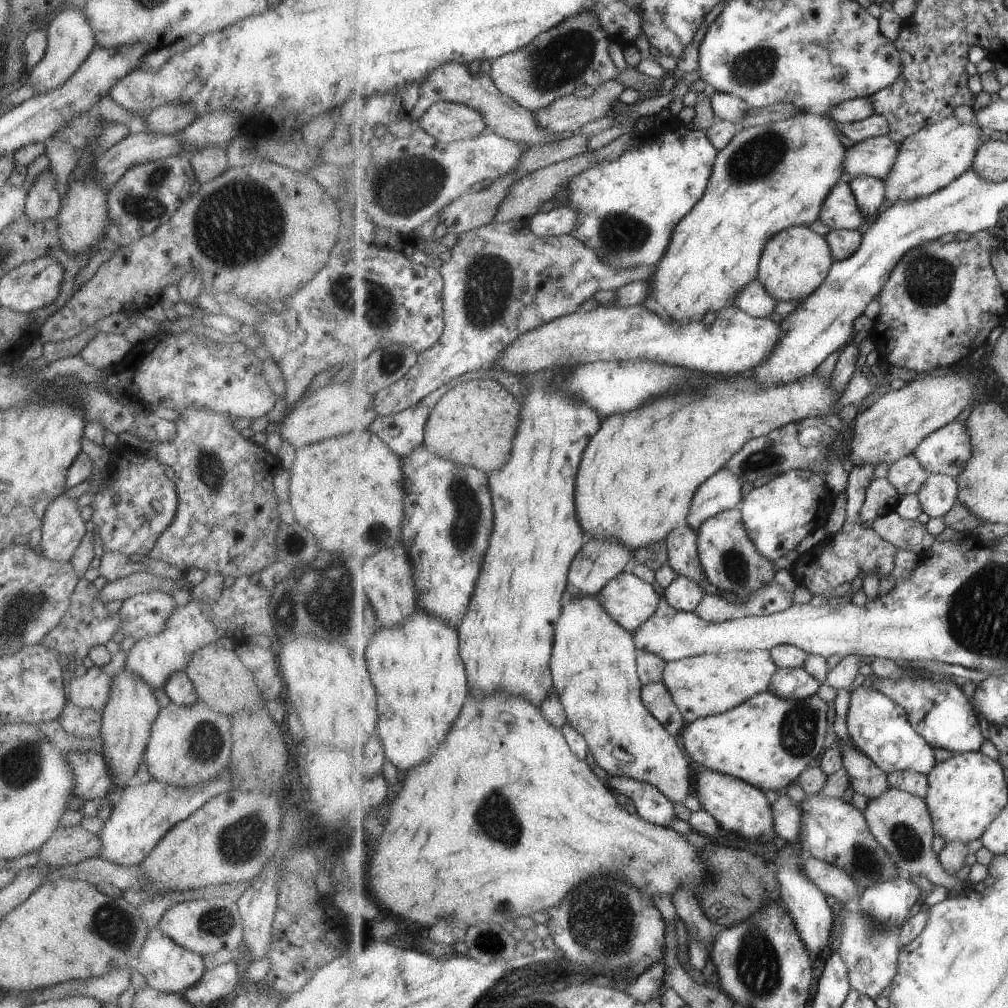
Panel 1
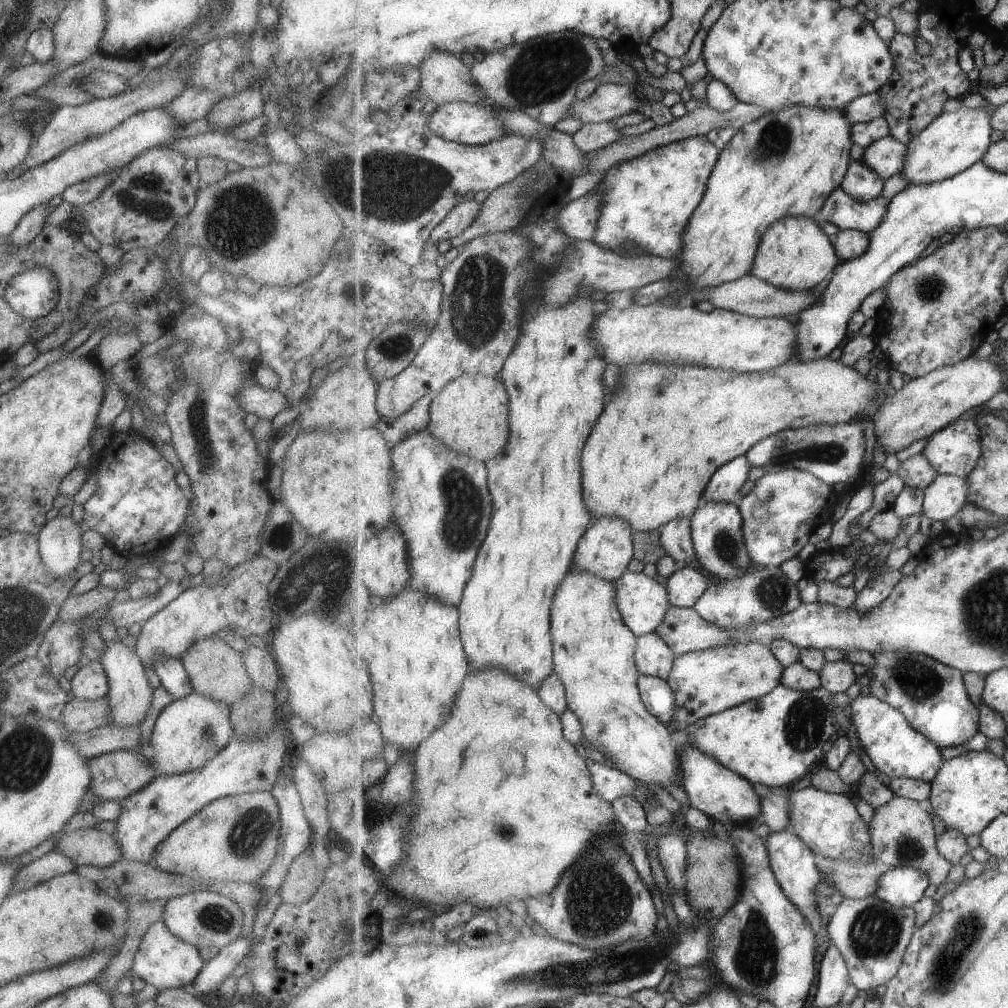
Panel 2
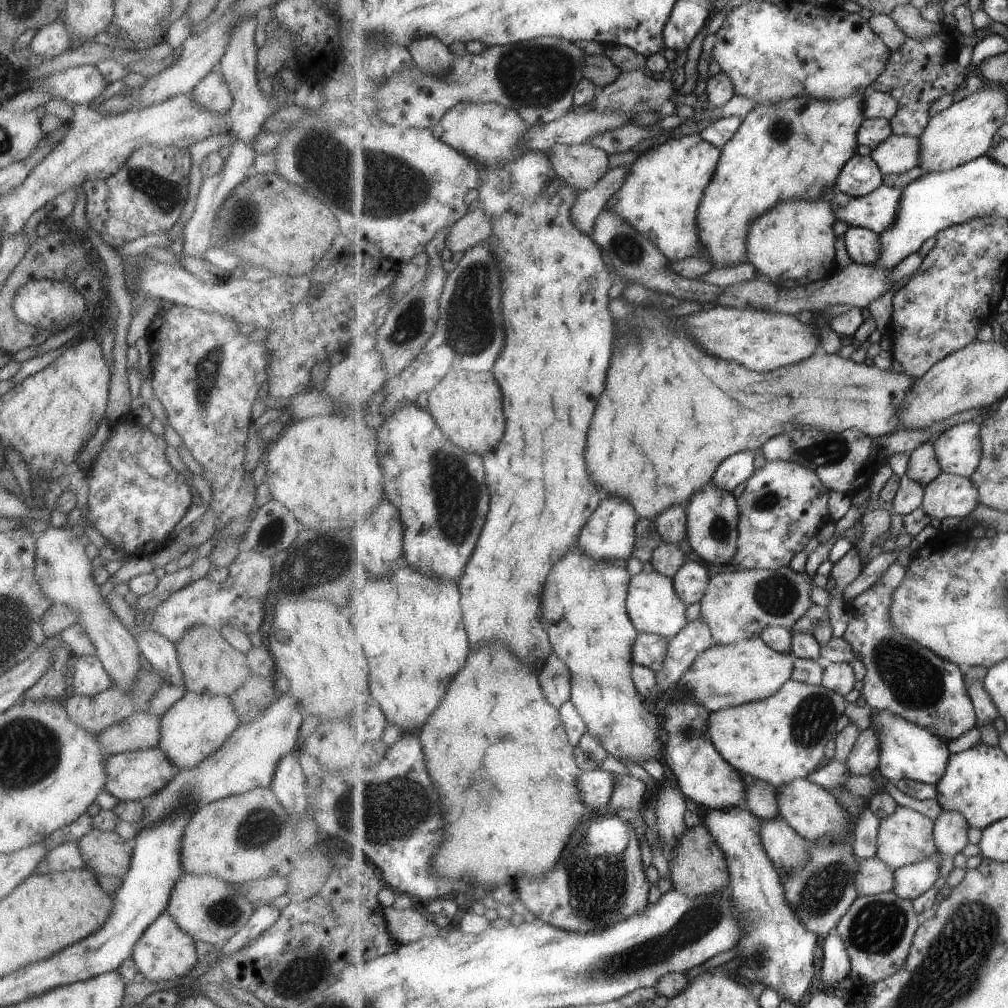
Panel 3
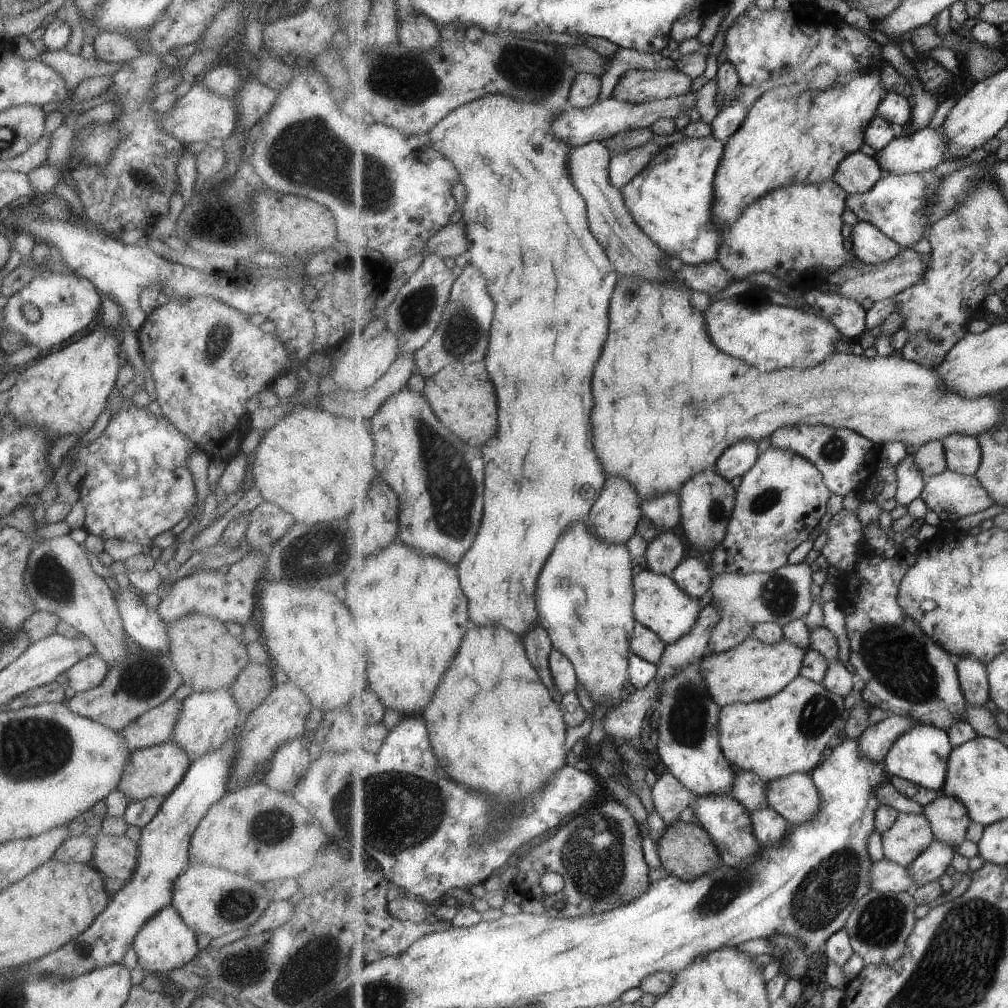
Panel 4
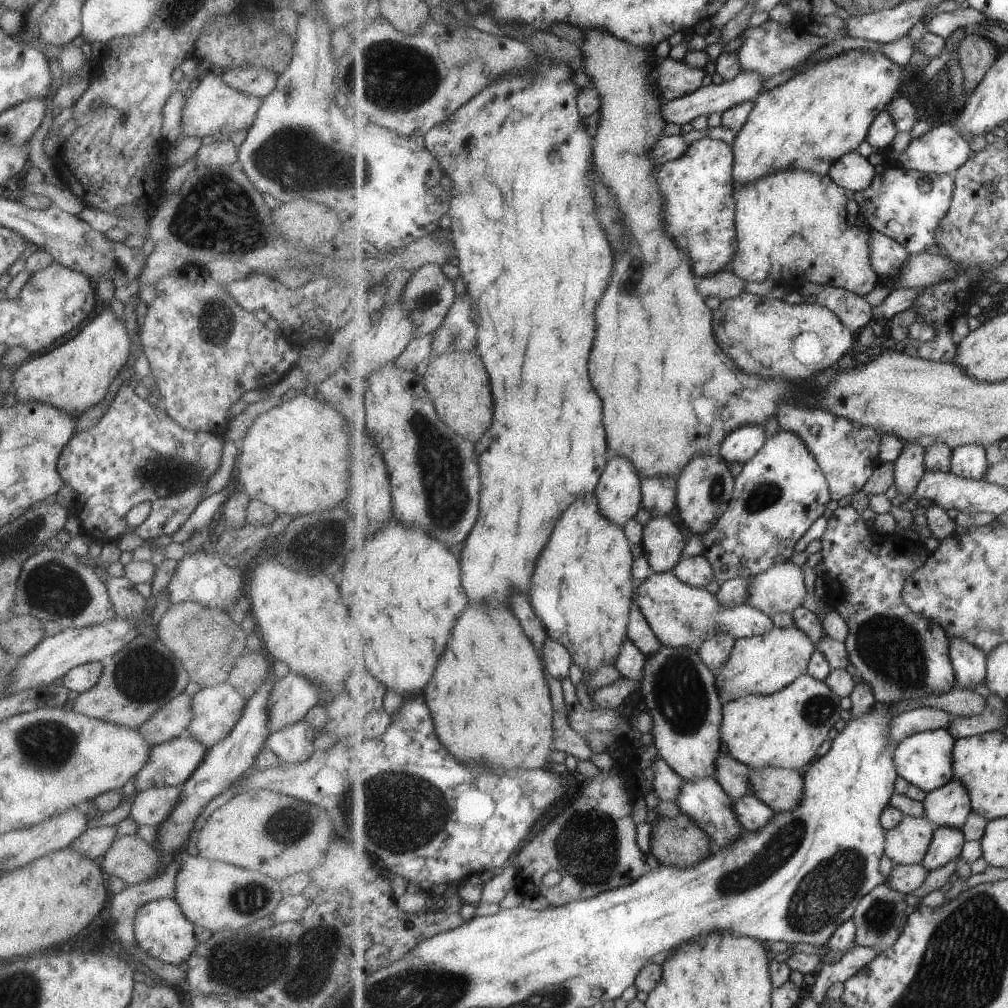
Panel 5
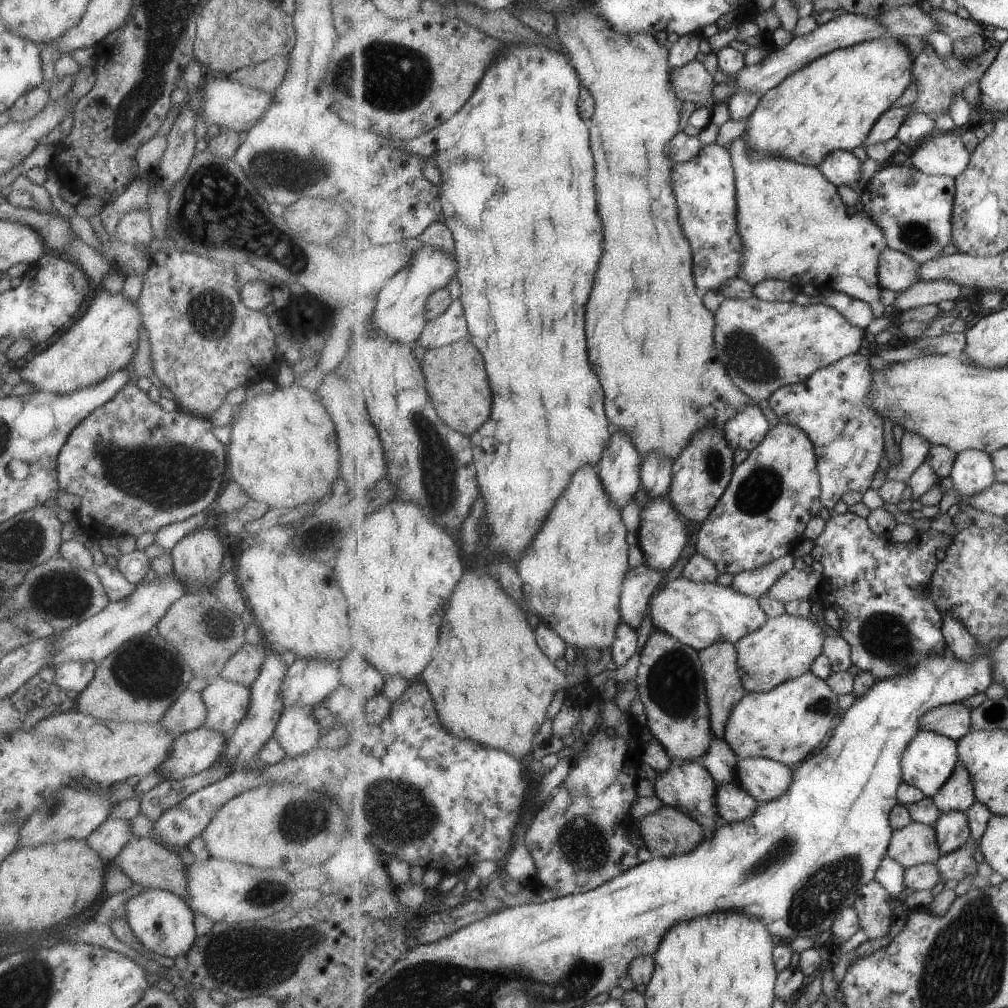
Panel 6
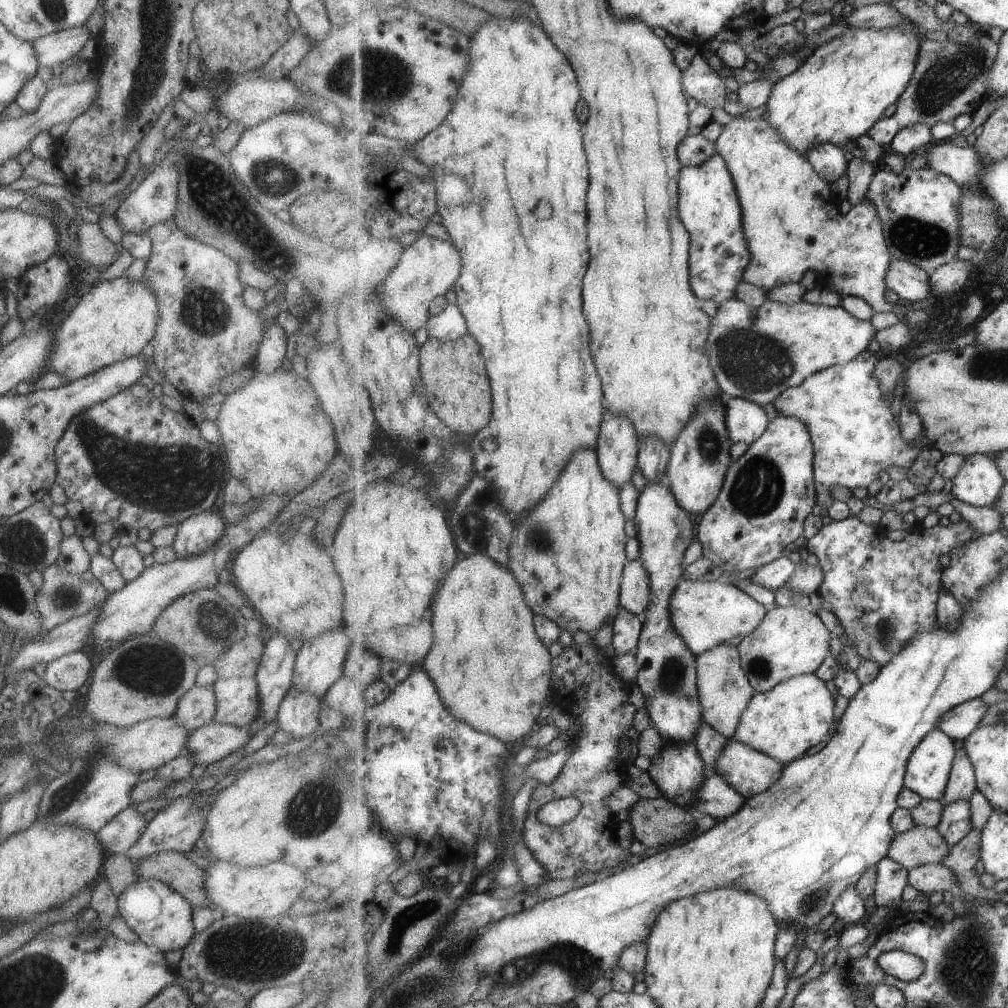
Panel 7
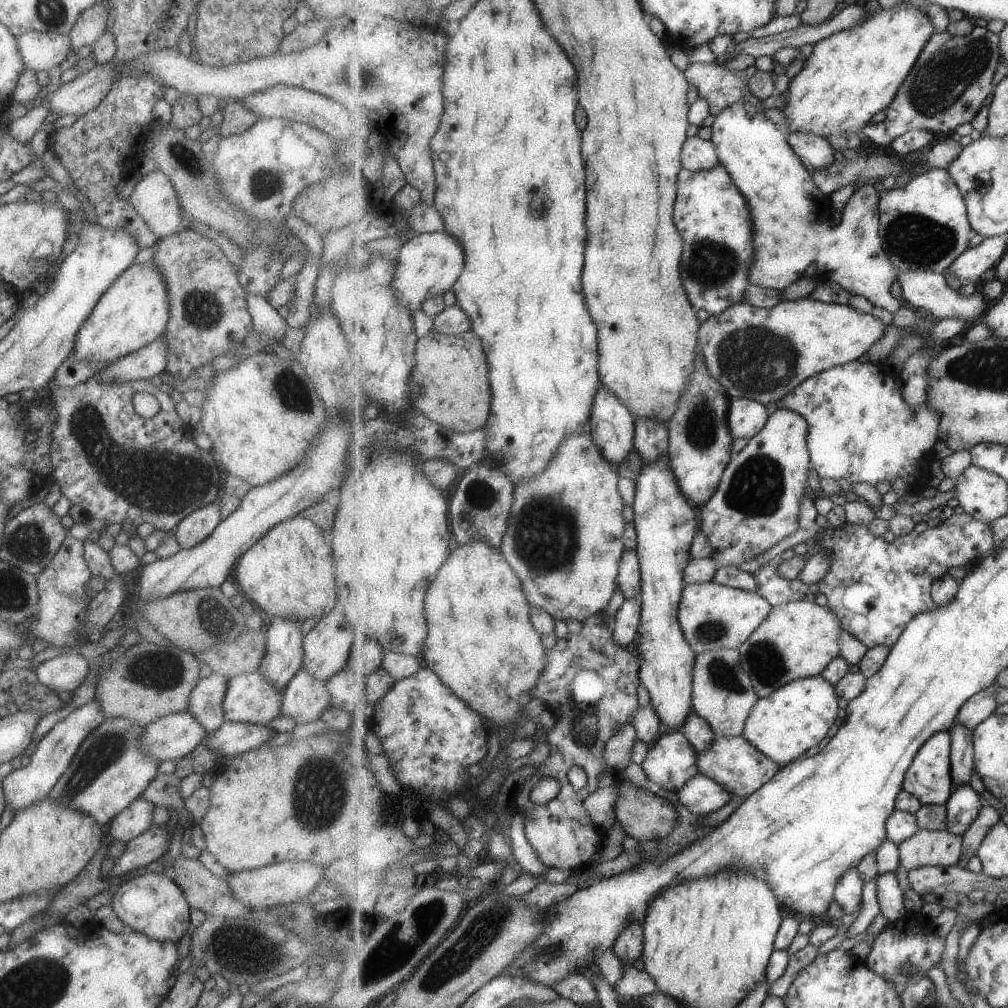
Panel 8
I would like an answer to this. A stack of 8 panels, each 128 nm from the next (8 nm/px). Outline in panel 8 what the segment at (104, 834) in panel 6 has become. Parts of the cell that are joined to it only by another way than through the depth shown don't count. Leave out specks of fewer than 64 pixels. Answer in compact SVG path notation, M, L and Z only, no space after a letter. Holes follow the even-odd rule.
M137 797L110 820L109 836L117 842L130 841L151 826L154 805Z

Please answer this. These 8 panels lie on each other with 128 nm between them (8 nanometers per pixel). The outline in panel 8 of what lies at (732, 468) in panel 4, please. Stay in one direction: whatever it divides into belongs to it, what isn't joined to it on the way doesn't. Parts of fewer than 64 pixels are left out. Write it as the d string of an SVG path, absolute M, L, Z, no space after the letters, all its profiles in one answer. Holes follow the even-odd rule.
M739 397L732 399L730 425L735 439L750 439L765 428L769 420L767 406L753 399Z

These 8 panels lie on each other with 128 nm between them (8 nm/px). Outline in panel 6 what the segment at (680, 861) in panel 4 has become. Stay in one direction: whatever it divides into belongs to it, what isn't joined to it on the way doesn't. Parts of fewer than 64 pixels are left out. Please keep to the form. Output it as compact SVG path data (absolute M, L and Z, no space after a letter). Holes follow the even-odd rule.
M665 806L639 822L639 834L654 857L691 853L707 838L702 824L683 811Z

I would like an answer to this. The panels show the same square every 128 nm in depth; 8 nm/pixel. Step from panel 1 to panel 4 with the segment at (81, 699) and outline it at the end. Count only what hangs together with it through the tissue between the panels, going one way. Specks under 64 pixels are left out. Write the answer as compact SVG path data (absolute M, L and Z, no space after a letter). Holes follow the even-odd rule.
M95 653L89 654L65 671L68 686L76 693L91 690L103 682L109 672L108 667Z

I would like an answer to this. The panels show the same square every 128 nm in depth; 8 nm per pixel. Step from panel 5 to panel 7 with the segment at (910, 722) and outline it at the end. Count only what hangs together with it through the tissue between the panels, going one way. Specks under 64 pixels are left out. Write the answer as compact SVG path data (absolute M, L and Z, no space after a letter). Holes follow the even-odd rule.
M981 698L968 700L955 708L949 710L943 718L937 729L948 734L954 741L966 740L980 726L983 716L989 710L989 704L983 702Z

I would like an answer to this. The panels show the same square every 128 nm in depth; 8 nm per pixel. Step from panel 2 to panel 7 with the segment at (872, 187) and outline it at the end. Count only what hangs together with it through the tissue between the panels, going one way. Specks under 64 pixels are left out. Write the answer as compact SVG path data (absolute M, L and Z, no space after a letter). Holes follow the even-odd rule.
M825 143L813 146L813 150L809 150L806 157L819 176L827 182L835 182L849 172L850 161L845 158L845 151L835 144Z

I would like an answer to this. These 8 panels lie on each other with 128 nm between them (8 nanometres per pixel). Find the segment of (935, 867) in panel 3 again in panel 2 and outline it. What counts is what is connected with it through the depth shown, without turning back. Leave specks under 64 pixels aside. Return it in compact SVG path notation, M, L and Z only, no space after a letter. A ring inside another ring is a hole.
M910 866L890 867L881 876L875 896L889 902L895 908L914 906L925 896L931 880L923 870Z

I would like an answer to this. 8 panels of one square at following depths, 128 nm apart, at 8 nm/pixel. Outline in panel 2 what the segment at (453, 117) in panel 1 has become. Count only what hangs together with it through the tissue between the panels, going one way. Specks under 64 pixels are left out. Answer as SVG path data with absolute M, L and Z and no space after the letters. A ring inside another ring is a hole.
M451 101L440 105L428 125L446 141L469 146L487 144L507 135L496 110L472 102Z

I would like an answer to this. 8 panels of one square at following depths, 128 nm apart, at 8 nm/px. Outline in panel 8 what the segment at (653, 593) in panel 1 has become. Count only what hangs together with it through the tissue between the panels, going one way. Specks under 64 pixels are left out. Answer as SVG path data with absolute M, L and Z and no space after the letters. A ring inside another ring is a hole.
M709 581L686 585L681 596L680 623L689 644L698 655L707 651L740 647L772 610L772 603L758 592Z

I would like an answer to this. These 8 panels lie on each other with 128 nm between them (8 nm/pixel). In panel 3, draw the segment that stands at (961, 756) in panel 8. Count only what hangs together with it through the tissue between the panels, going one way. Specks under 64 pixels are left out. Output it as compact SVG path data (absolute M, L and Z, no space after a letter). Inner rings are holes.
M941 811L936 820L936 844L939 851L945 856L954 858L963 853L970 843L968 834L970 831L969 822L961 812Z

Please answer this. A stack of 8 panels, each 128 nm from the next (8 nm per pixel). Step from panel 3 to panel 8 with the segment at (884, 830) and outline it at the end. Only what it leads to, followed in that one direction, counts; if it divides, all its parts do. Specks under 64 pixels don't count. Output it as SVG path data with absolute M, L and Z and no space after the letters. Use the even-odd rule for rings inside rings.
M919 829L897 847L899 866L907 872L925 866L949 868L963 861L964 838L945 830Z

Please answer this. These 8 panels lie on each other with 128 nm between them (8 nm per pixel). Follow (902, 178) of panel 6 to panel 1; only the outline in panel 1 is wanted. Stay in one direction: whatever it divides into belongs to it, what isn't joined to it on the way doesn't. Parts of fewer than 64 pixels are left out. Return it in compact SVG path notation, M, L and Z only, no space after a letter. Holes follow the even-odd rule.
M844 177L833 187L826 198L819 218L832 229L857 230L866 222L865 215L859 208L856 195L849 181Z

